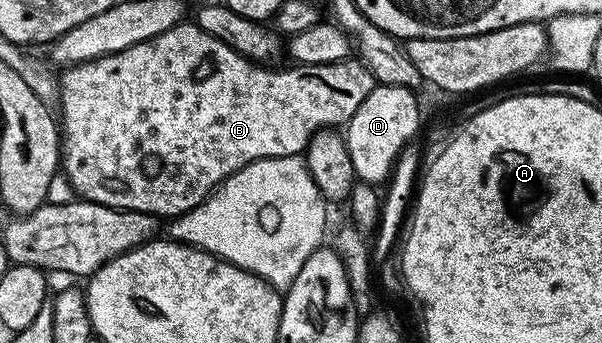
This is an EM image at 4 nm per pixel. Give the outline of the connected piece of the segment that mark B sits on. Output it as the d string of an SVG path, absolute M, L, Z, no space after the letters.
M183 21L177 23L168 33L160 33L160 37L152 37L148 41L140 41L140 45L132 45L120 53L105 55L87 63L77 63L75 67L67 67L61 72L60 82L56 87L56 99L62 102L60 111L60 142L62 145L61 170L74 189L75 196L87 203L99 203L116 207L119 211L139 211L159 217L177 217L196 205L205 203L207 197L216 187L230 175L235 175L249 163L261 159L279 159L280 157L301 156L310 144L310 138L323 129L338 129L350 122L350 118L360 109L364 97L375 87L373 74L361 58L351 57L344 61L336 61L328 65L289 65L283 71L274 71L273 66L254 63L236 53L224 41L216 36L204 33L197 22Z

